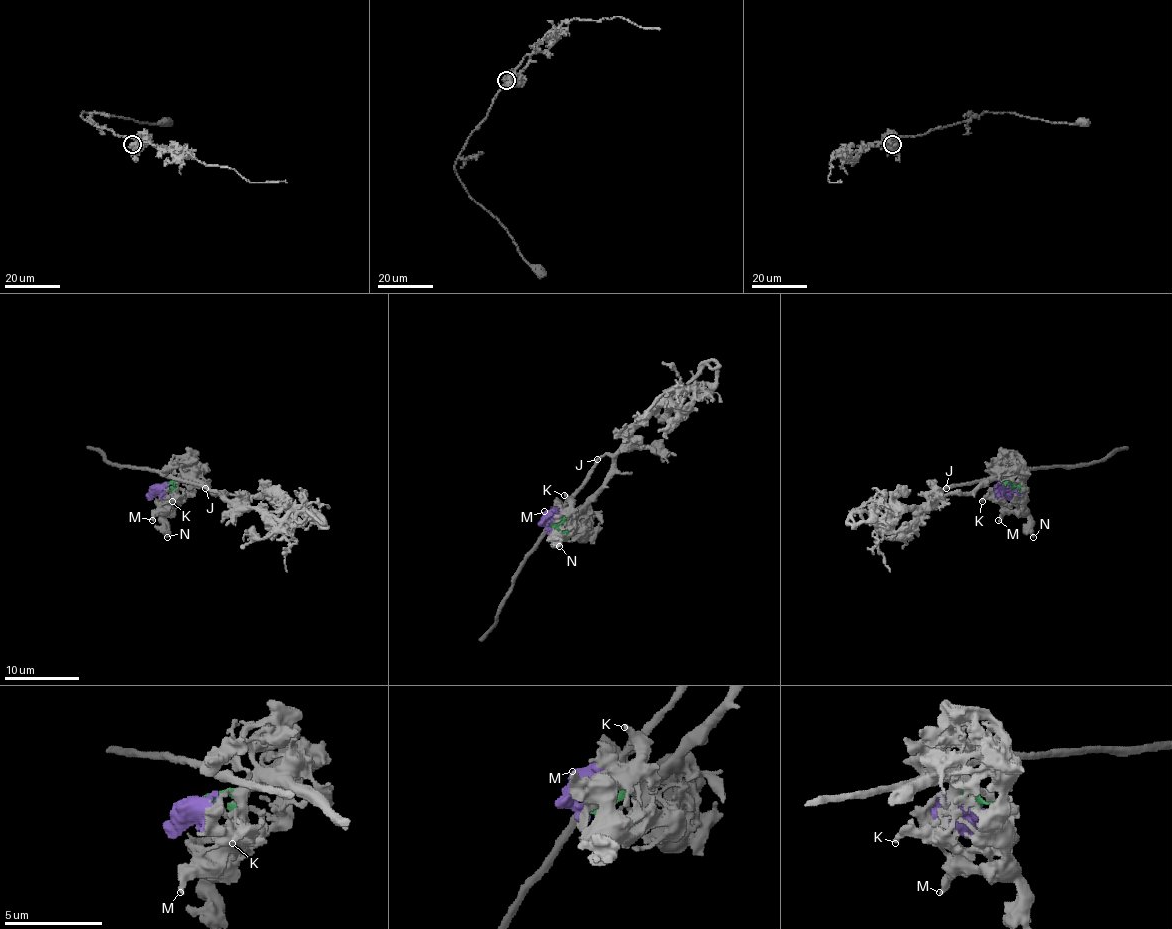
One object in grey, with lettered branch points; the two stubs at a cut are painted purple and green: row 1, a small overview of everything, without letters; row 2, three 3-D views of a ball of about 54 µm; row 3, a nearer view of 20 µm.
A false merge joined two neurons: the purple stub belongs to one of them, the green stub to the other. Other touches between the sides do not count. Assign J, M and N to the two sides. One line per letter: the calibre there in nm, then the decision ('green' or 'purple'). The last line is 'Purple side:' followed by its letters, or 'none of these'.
J: 280 nm thick; green
M: 320 nm thick; purple
N: 400 nm thick; purple
Purple side: M, N

